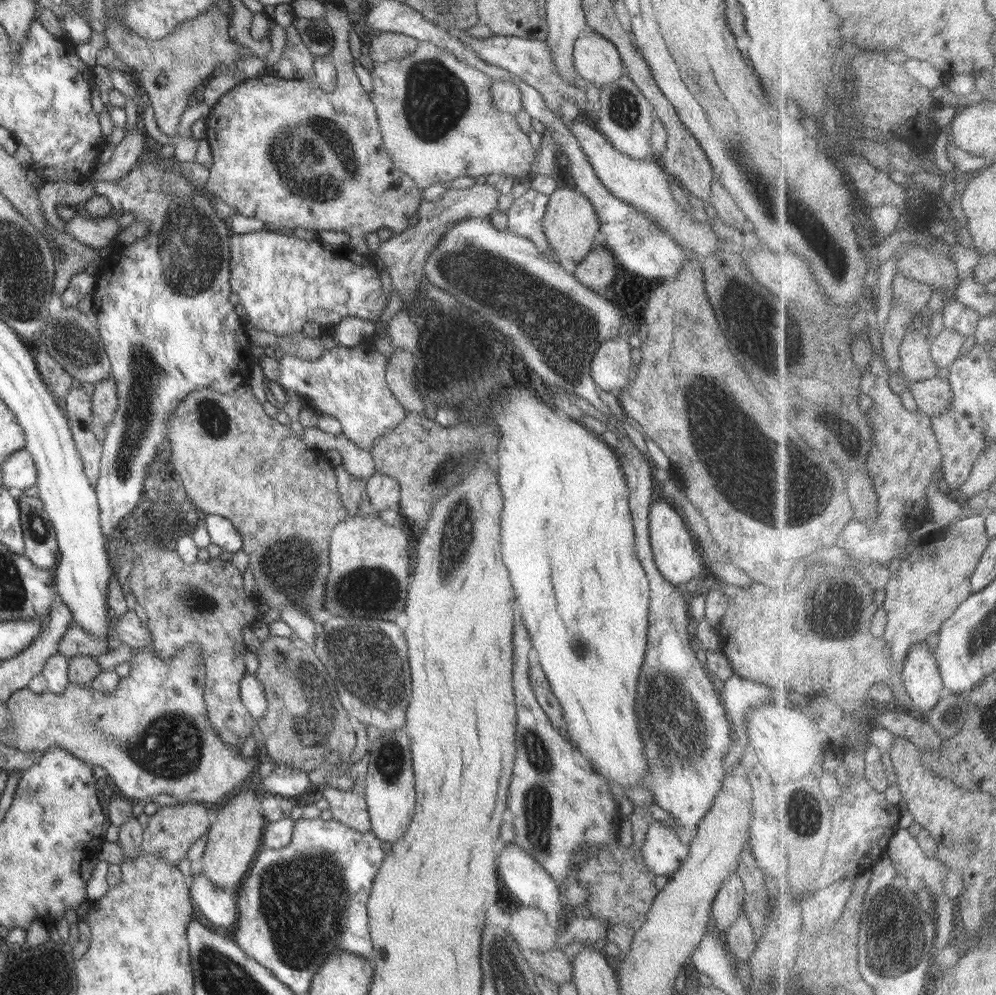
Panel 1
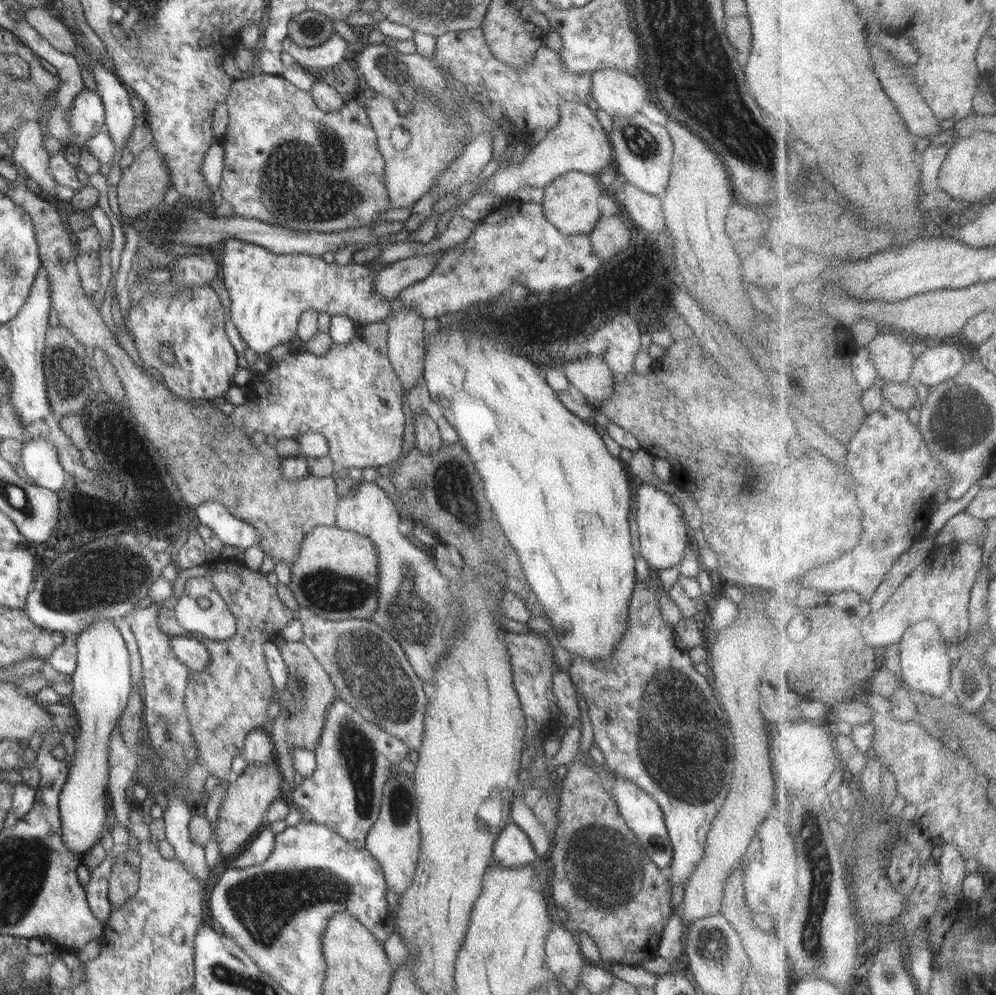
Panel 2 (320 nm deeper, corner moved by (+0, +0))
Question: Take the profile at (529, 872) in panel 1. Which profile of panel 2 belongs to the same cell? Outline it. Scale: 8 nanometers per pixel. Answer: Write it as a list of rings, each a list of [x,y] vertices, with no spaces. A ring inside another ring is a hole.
[[[516,824],[507,825],[497,834],[493,844],[492,860],[503,867],[539,866],[529,836]]]

